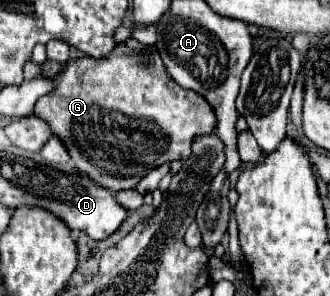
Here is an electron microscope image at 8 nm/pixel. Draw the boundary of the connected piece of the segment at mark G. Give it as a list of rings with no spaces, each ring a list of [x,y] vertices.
[[[135,38],[121,42],[107,58],[85,56],[69,60],[51,82],[53,90],[49,96],[55,96],[55,100],[37,100],[35,116],[43,118],[51,126],[53,136],[65,144],[75,170],[107,190],[135,188],[151,168],[171,160],[185,160],[191,154],[193,138],[213,130],[217,122],[215,112],[203,96],[181,88],[167,74],[155,46],[145,46]]]

